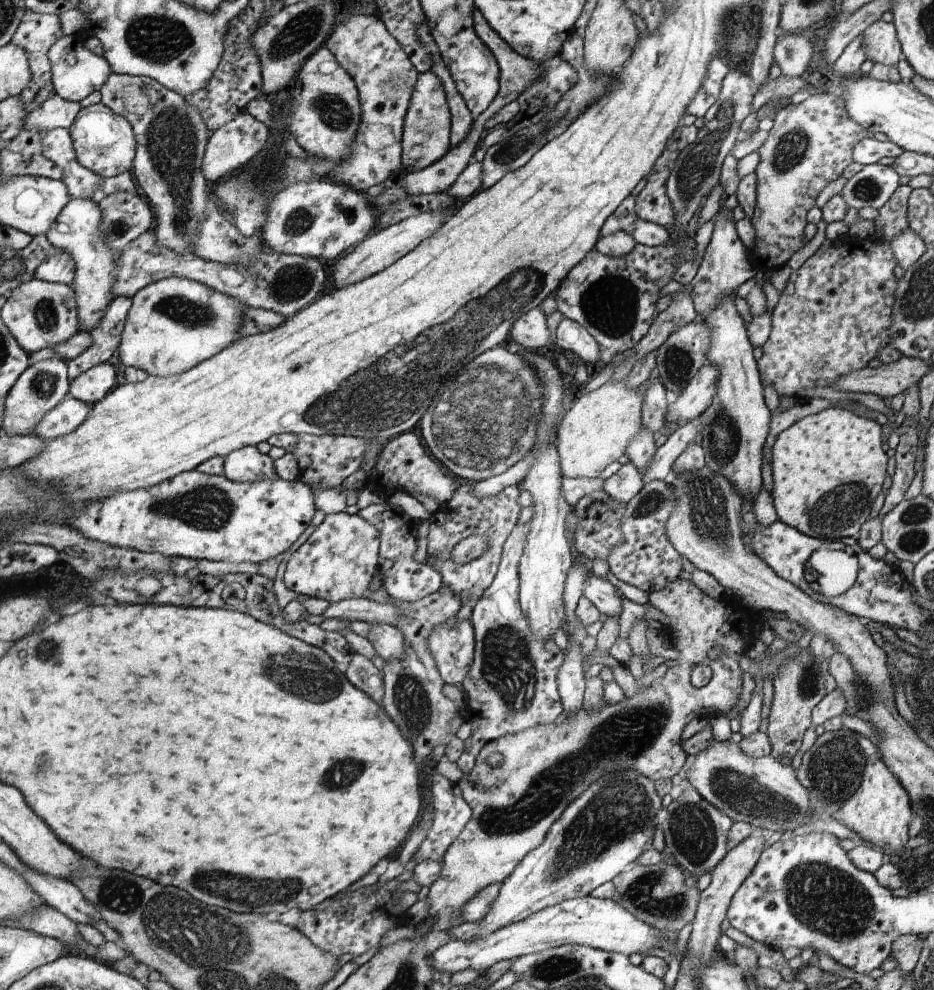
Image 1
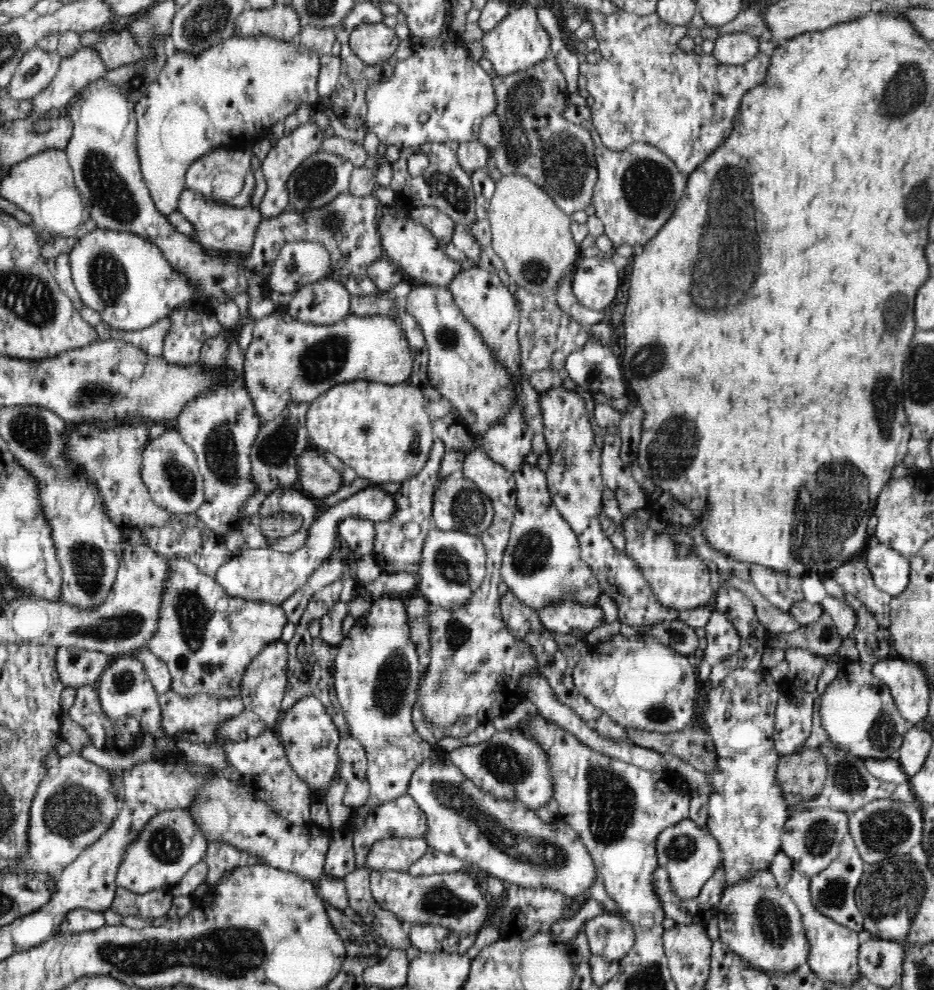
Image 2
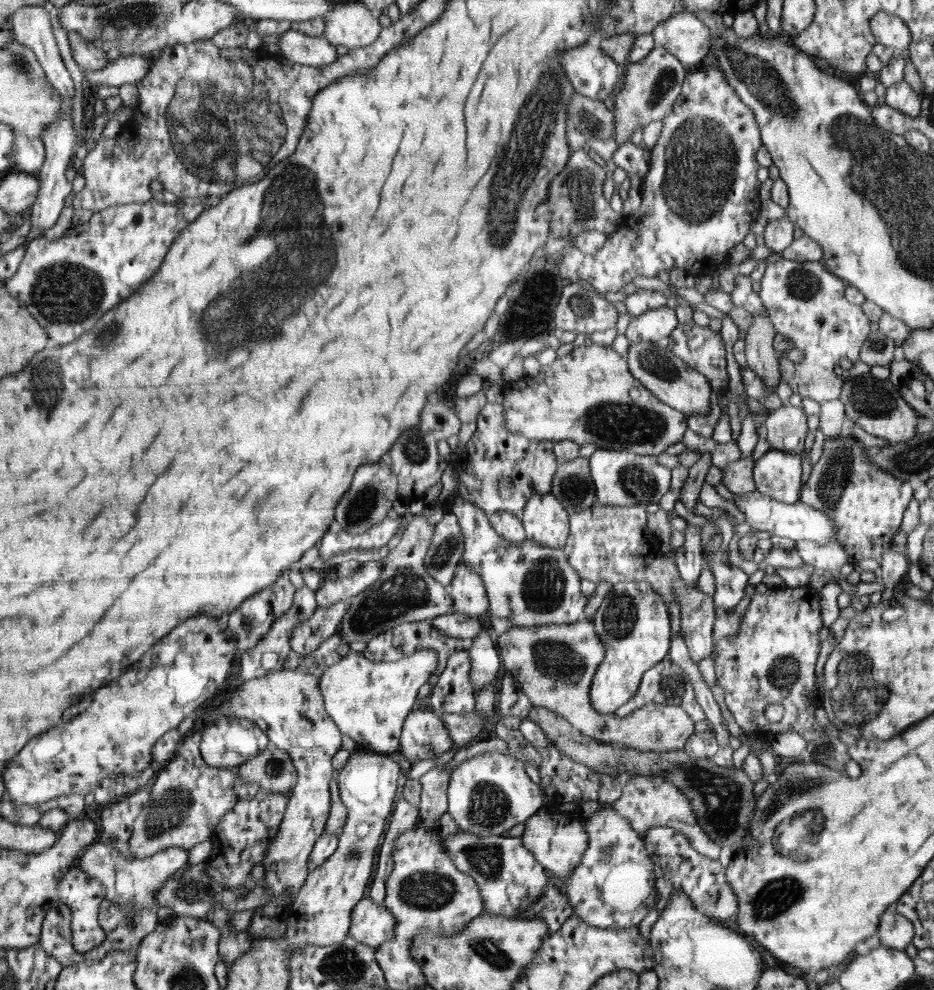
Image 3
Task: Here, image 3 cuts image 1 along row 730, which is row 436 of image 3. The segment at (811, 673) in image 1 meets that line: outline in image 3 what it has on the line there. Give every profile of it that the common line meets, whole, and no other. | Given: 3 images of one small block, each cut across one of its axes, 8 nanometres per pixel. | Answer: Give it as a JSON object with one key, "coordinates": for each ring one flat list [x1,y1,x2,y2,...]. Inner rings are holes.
{"coordinates":[[784,404,776,410,769,411,764,426,768,429,767,440,770,448,800,455,804,450,805,439,809,432,806,416,802,407,794,407,791,404]]}

